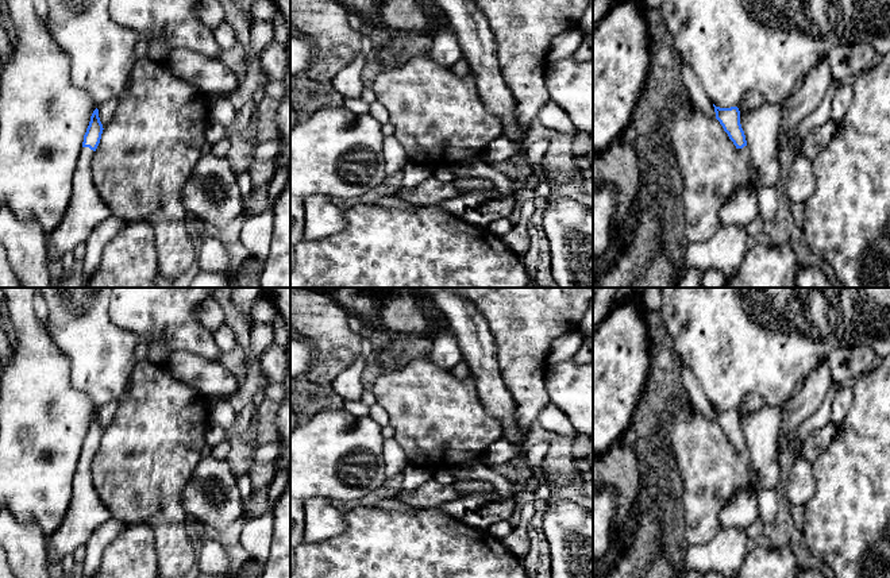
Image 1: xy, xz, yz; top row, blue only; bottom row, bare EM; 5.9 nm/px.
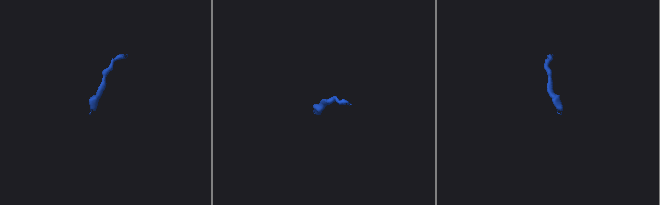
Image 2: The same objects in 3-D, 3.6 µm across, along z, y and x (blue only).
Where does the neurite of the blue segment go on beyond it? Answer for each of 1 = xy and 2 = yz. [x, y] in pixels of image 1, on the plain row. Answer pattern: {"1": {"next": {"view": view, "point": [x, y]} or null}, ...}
{"1": {"next": {"view": "xy", "point": [87, 512]}}, "2": {"next": null}}

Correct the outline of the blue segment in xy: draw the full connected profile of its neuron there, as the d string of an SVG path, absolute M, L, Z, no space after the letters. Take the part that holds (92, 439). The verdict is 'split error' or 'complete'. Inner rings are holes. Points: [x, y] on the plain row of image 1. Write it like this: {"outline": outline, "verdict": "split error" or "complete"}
{"outline": "M96 411L84 438L66 516L58 529L45 539L47 567L55 562L62 562L80 546L86 544L93 531L112 519L111 512L100 500L90 478L90 463L100 446L103 432L99 412Z", "verdict": "split error"}

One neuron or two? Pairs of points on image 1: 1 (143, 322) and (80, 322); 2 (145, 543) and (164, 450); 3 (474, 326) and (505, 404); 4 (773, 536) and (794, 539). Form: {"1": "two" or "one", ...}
{"1": "two", "2": "two", "3": "one", "4": "one"}

